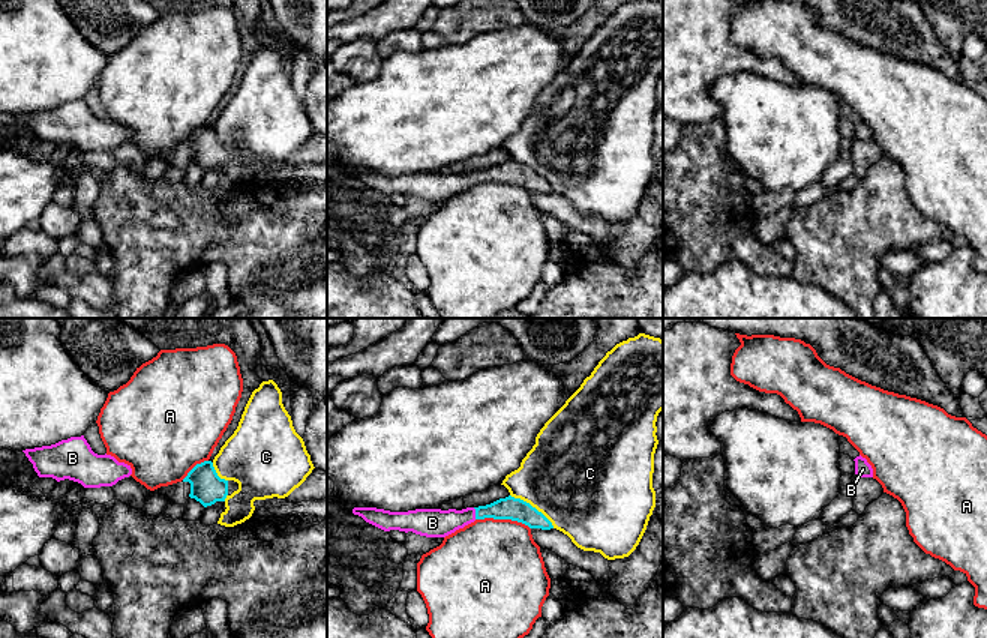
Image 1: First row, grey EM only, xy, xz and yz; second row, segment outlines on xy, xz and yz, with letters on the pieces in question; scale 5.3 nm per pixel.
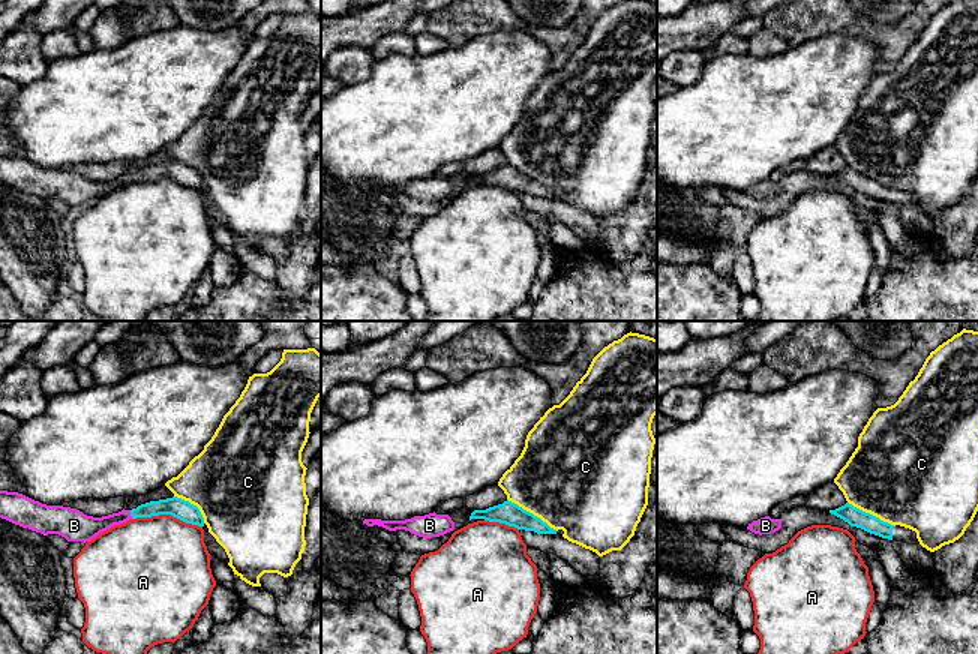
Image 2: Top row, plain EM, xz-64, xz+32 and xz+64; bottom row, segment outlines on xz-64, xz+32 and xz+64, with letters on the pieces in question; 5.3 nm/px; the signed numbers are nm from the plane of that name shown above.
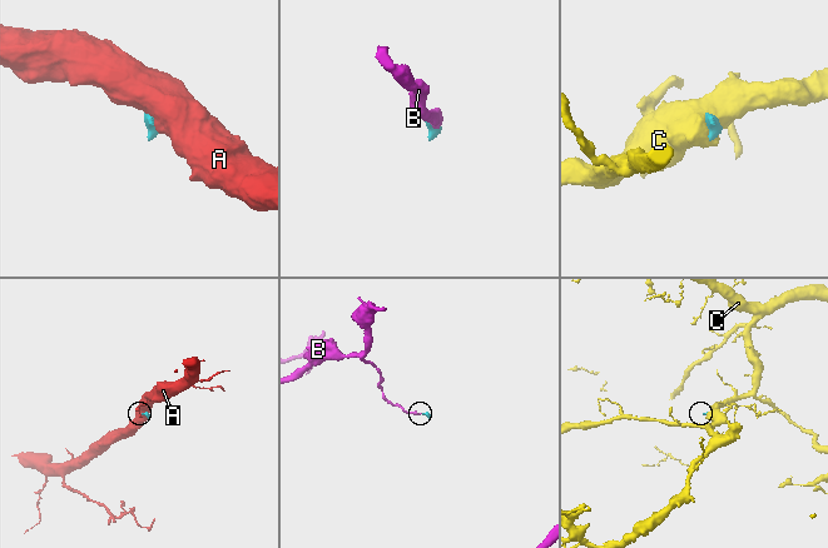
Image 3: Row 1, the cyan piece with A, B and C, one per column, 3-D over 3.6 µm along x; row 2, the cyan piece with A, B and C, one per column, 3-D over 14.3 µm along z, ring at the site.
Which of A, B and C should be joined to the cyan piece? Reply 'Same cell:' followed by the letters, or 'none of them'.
Same cell: B

